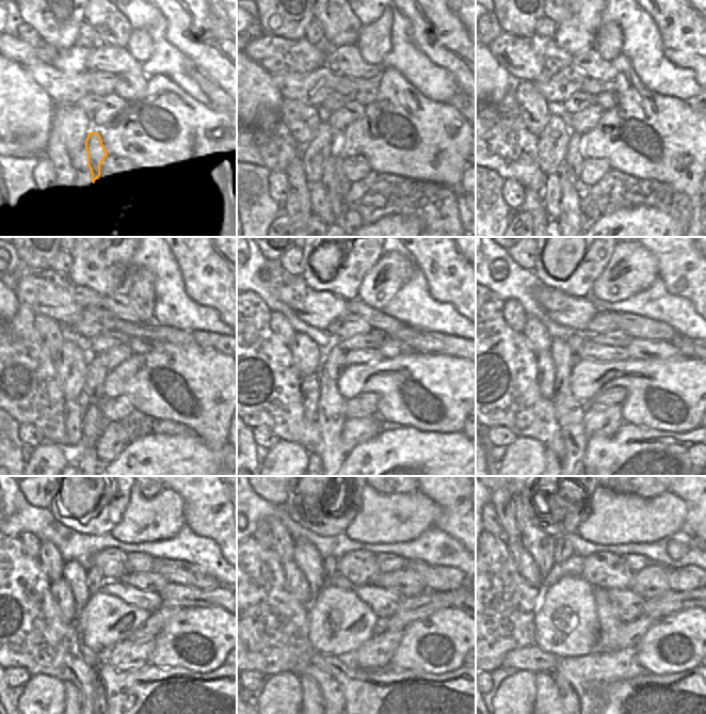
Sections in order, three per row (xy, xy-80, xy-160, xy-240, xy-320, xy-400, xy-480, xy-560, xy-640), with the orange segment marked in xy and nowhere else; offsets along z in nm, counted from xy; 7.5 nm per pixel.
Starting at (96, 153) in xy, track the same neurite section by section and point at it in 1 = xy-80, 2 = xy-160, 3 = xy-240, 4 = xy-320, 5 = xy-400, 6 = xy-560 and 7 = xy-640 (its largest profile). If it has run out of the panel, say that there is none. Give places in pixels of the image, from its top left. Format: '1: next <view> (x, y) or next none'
1: next xy-80 (329, 181)
2: next xy-160 (570, 215)
3: next xy-240 (84, 454)
4: next none
5: next none
6: next none
7: next none

